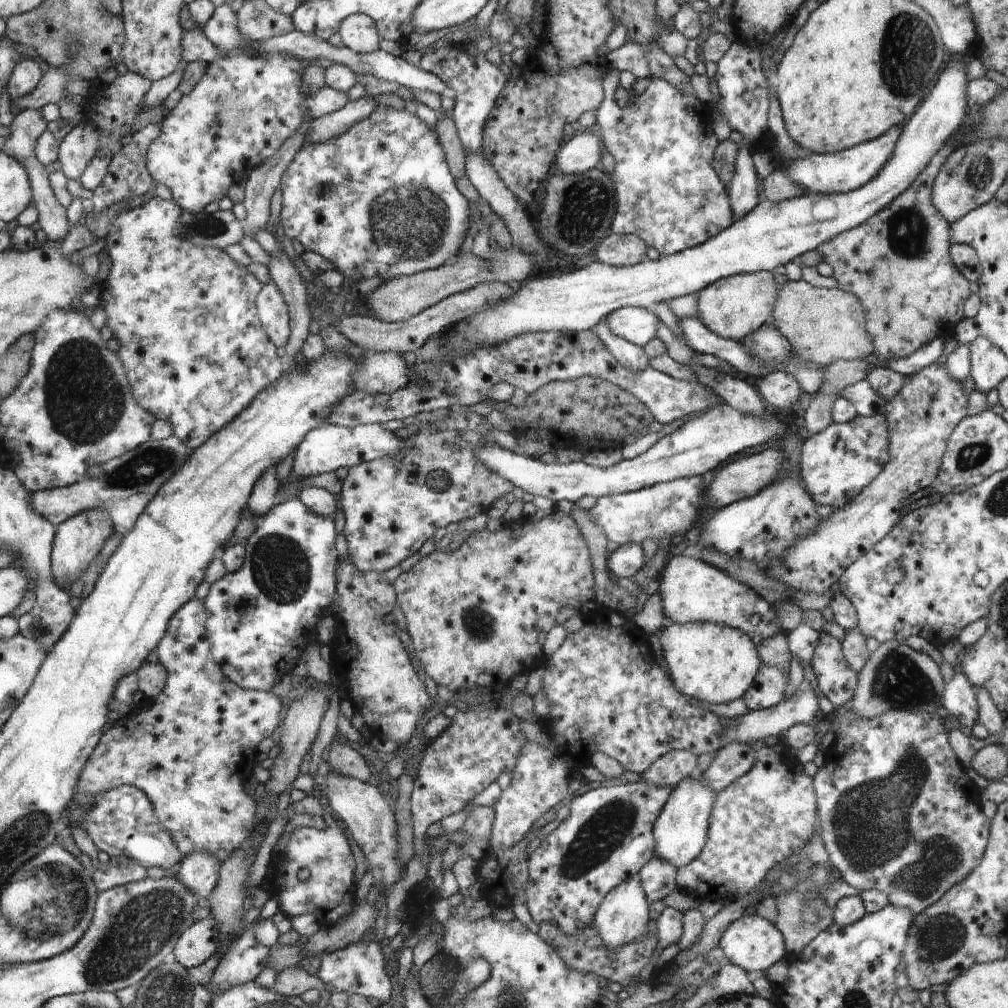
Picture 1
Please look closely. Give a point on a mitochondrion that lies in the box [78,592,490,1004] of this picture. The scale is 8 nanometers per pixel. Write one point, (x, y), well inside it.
(139, 932)

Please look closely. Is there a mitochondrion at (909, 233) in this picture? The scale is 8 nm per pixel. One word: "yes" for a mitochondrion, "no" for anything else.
yes

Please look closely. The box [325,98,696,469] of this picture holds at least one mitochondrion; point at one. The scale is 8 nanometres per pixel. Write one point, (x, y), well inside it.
(411, 220)

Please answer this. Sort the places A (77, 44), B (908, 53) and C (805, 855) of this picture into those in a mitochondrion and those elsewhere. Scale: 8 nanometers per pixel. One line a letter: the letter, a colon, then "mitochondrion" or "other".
A: mitochondrion
B: mitochondrion
C: other

